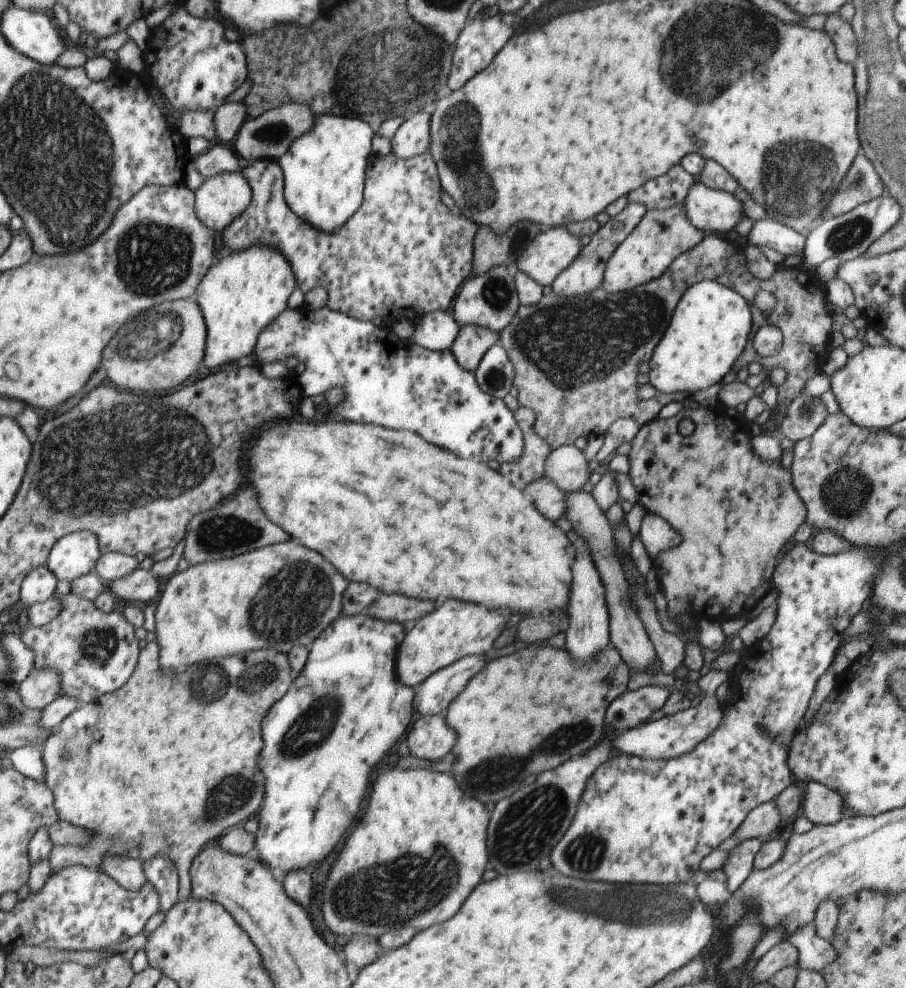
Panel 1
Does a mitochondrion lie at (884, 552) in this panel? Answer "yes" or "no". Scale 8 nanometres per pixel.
no

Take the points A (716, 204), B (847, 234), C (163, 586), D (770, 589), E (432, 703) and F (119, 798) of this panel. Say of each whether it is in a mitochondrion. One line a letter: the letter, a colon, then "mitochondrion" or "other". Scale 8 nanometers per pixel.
A: other
B: mitochondrion
C: other
D: other
E: other
F: other

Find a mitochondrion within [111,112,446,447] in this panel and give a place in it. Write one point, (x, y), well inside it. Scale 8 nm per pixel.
(164, 253)

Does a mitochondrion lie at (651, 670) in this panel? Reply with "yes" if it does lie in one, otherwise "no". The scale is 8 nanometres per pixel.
no

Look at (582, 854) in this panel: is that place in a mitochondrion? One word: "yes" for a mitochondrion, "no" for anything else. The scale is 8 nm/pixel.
yes

